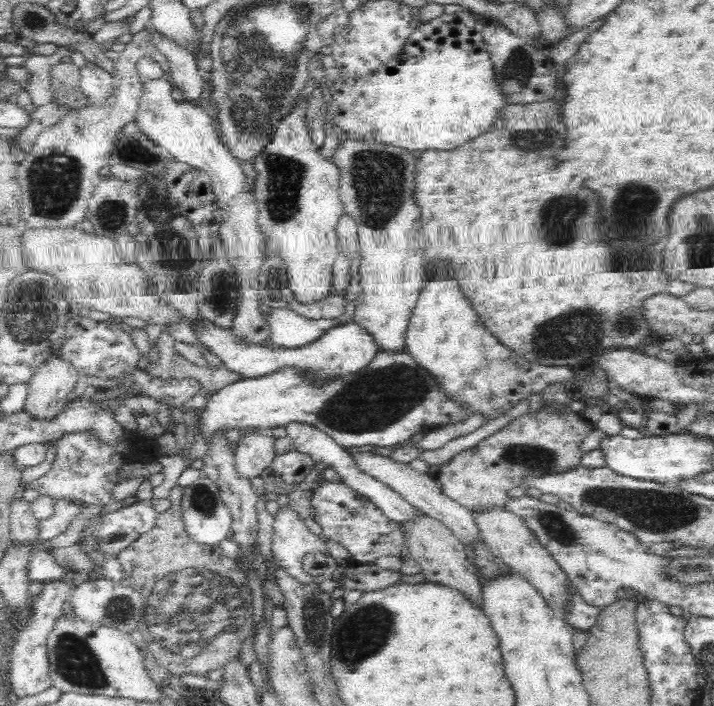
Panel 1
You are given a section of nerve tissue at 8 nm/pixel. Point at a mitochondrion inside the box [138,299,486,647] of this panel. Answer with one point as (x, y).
(374, 402)

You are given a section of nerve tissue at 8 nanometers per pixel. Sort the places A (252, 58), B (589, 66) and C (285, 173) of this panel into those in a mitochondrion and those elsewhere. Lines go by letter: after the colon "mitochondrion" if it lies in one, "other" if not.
A: mitochondrion
B: other
C: mitochondrion

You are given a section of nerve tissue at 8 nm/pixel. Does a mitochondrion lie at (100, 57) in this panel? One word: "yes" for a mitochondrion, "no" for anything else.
no

